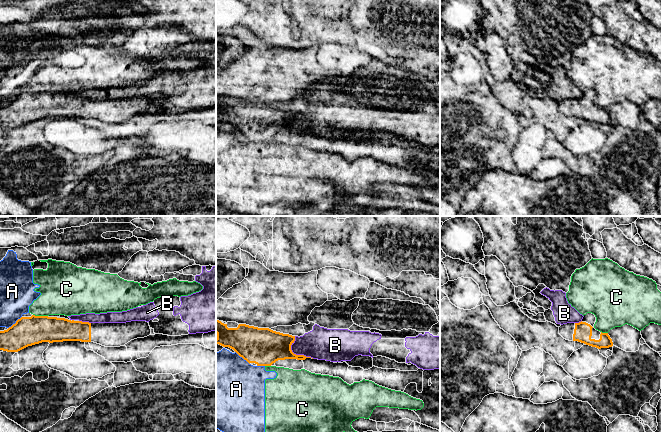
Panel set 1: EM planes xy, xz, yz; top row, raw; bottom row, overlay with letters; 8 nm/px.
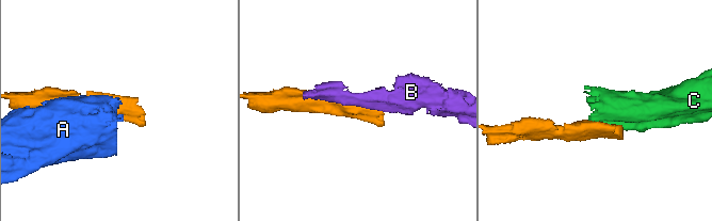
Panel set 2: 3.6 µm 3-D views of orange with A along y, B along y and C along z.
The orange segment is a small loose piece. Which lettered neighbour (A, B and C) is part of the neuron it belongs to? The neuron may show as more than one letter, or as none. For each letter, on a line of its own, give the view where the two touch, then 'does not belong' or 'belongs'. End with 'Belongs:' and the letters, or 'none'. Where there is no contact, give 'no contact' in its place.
A: contact in xy; does not belong
B: contact in xz; does not belong
C: contact in xy; does not belong
Belongs: none

